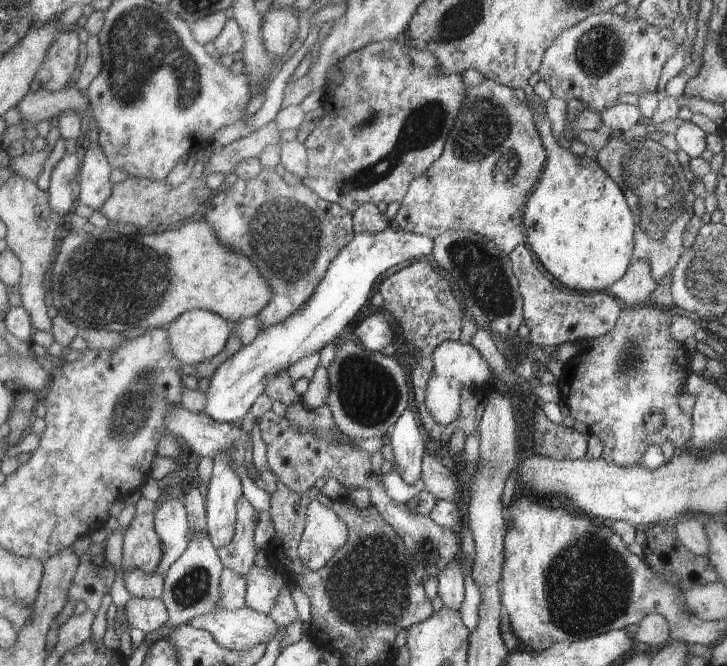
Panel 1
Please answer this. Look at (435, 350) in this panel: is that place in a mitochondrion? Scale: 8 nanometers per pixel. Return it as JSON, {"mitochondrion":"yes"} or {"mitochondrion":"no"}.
{"mitochondrion":"no"}

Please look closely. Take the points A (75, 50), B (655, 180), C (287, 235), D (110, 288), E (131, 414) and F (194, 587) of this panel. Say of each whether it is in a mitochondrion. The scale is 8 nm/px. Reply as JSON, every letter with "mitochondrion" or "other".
{"A":"other","B":"mitochondrion","C":"mitochondrion","D":"mitochondrion","E":"mitochondrion","F":"mitochondrion"}

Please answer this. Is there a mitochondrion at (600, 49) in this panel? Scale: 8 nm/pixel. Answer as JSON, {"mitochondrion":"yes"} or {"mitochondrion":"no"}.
{"mitochondrion":"yes"}

